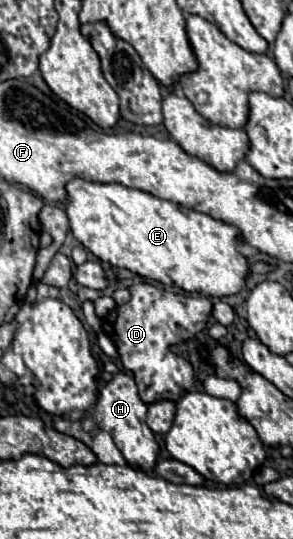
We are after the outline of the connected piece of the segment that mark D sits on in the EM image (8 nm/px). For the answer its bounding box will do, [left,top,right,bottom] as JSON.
[103,282,213,403]

